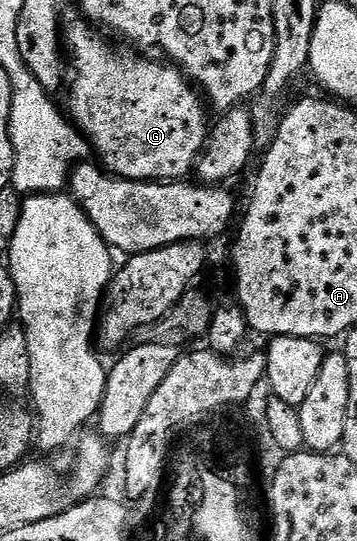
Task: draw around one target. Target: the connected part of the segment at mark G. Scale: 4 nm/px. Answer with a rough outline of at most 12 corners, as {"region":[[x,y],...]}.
{"region":[[86,19],[69,116],[121,180],[196,171],[208,109],[176,65]]}

